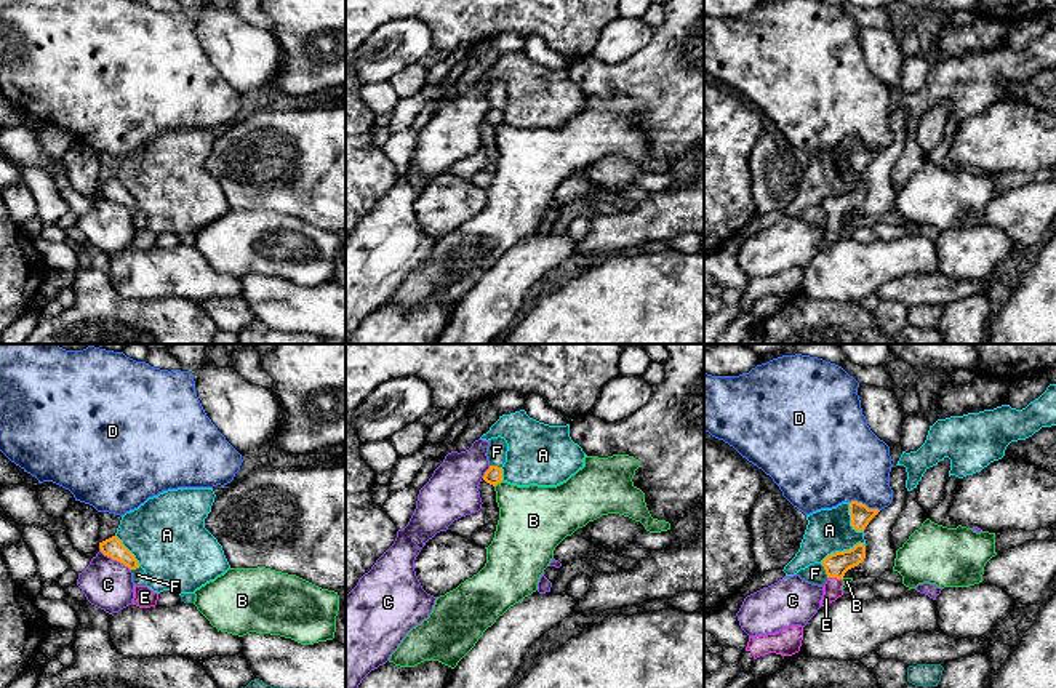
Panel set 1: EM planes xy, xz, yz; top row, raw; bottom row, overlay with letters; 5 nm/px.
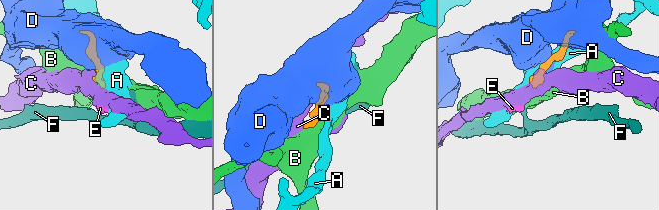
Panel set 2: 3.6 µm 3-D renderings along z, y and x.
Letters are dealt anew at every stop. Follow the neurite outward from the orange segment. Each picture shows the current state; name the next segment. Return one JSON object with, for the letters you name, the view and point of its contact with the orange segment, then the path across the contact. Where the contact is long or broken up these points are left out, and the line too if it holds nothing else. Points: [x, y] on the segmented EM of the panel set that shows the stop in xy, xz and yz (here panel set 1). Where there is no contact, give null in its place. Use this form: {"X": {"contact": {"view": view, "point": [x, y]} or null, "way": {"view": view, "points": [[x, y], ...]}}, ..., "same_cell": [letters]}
{"E": {"contact": {"view": "yz", "point": [834, 576]}, "way": {"view": "yz", "points": [[836, 565], [834, 576], [832, 589]]}}, "same_cell": ["E"]}

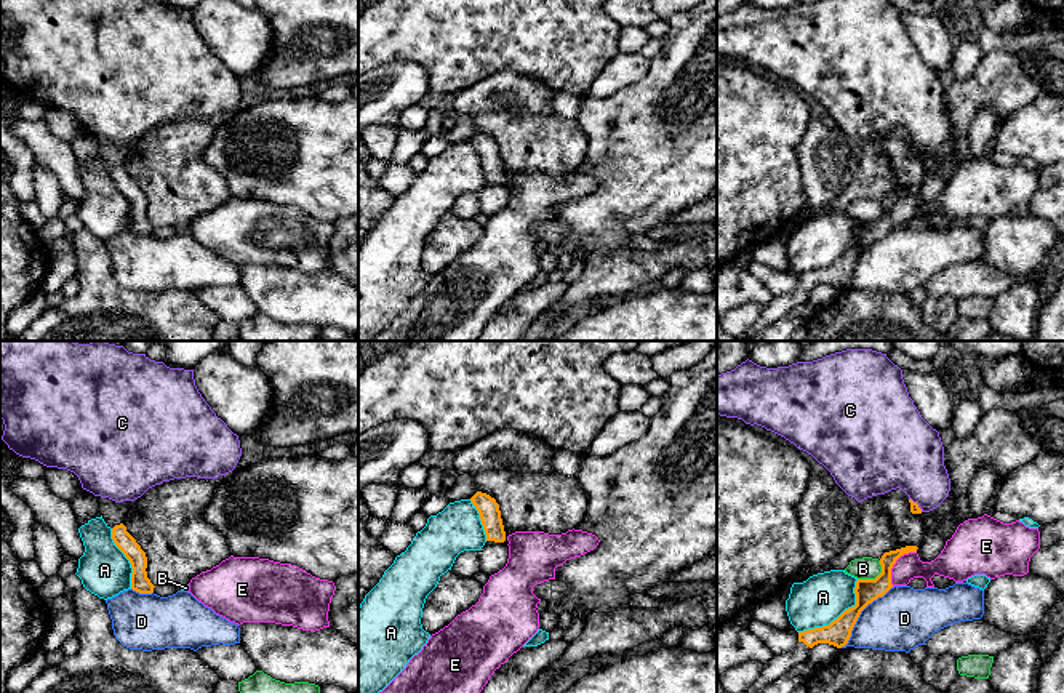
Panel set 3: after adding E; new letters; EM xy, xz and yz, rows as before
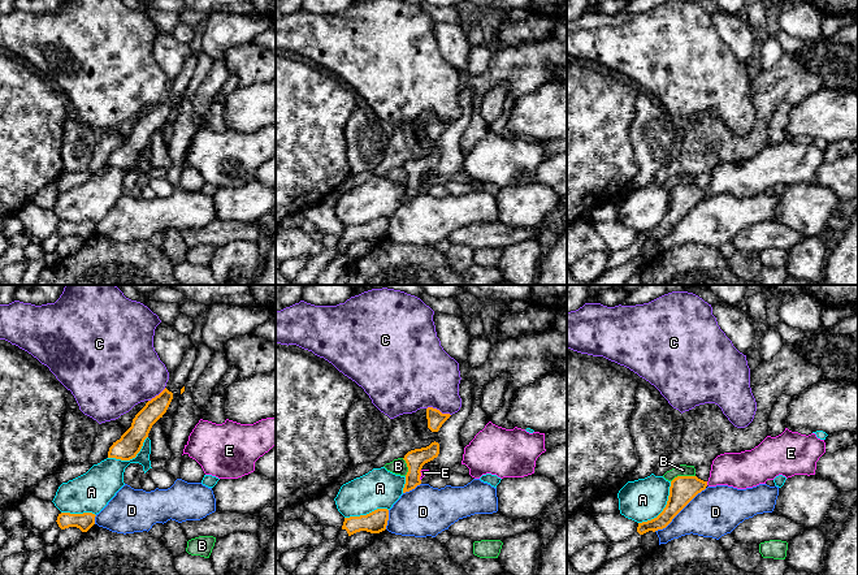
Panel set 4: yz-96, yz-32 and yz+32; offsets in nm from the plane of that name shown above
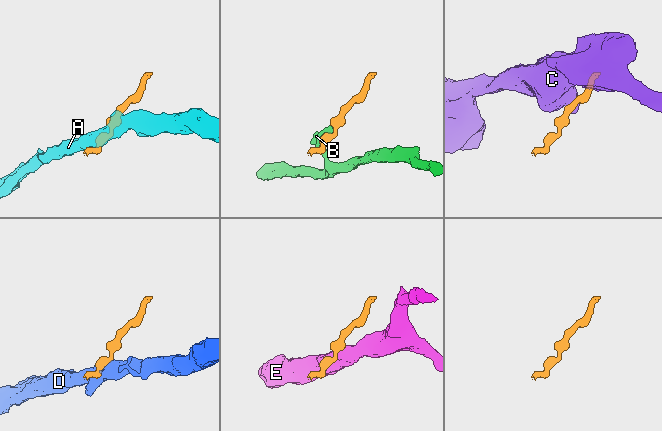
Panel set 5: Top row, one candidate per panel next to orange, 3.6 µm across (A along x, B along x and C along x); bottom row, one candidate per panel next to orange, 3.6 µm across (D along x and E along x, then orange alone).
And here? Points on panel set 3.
{"same_cell": []}

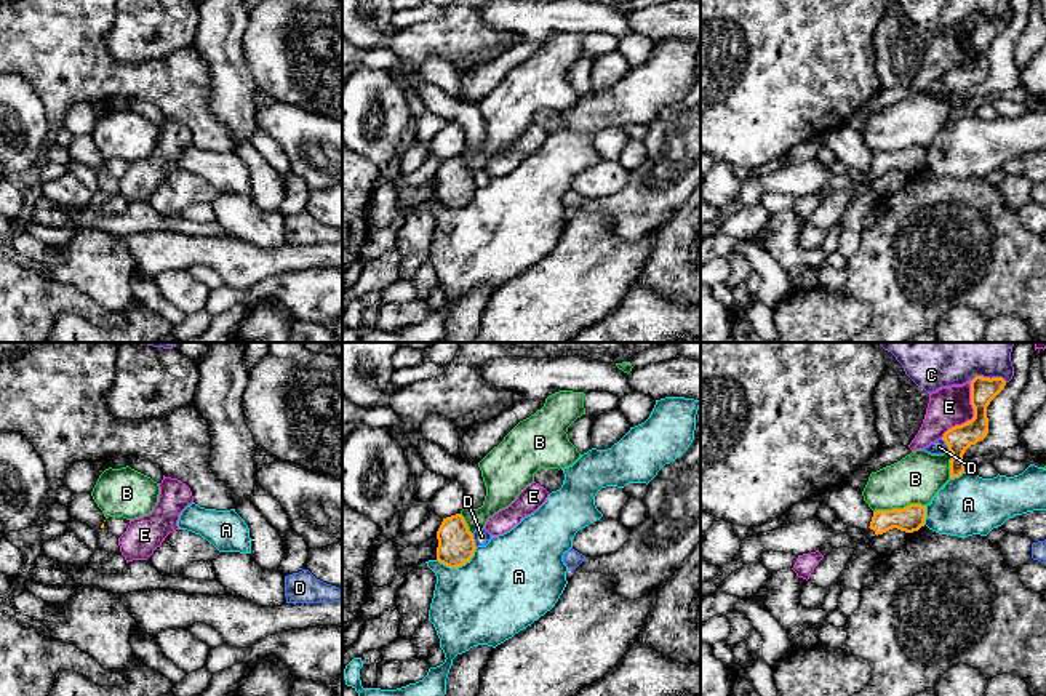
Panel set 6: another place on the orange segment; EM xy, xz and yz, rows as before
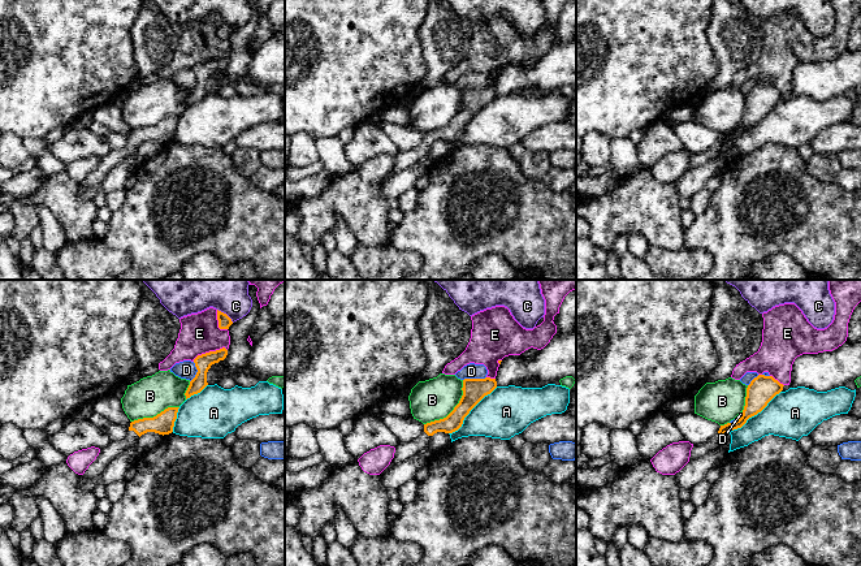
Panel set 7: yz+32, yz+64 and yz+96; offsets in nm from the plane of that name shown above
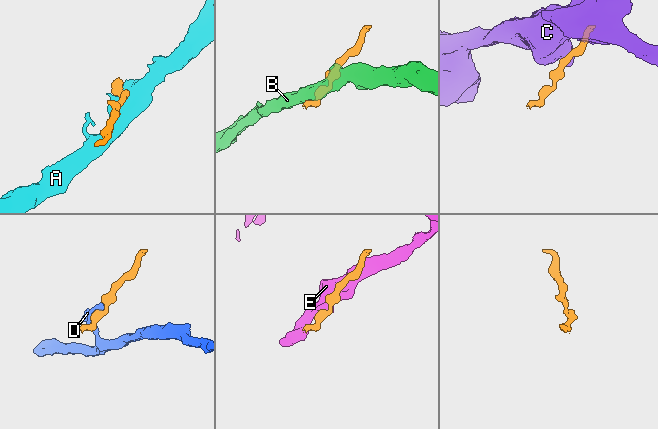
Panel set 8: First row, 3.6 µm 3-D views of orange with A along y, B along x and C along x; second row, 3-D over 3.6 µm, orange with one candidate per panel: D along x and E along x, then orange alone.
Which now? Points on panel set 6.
{"same_cell": []}

